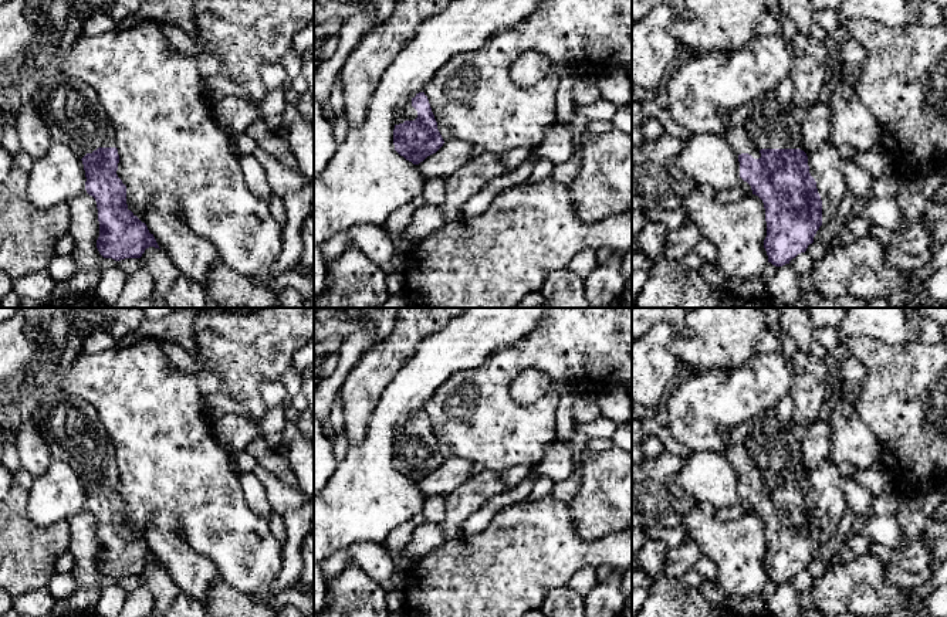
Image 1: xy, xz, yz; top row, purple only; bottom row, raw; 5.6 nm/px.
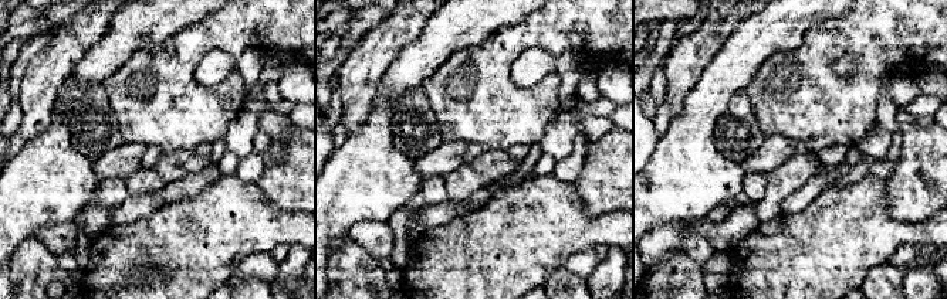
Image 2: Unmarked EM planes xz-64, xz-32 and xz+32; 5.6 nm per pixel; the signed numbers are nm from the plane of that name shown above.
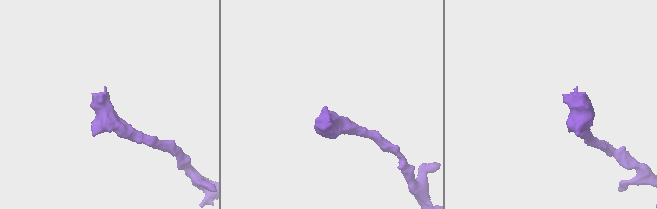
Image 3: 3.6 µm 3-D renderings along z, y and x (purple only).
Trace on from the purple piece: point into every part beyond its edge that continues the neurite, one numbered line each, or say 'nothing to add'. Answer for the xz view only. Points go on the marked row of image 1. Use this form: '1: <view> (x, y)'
1: xz (409, 112)

